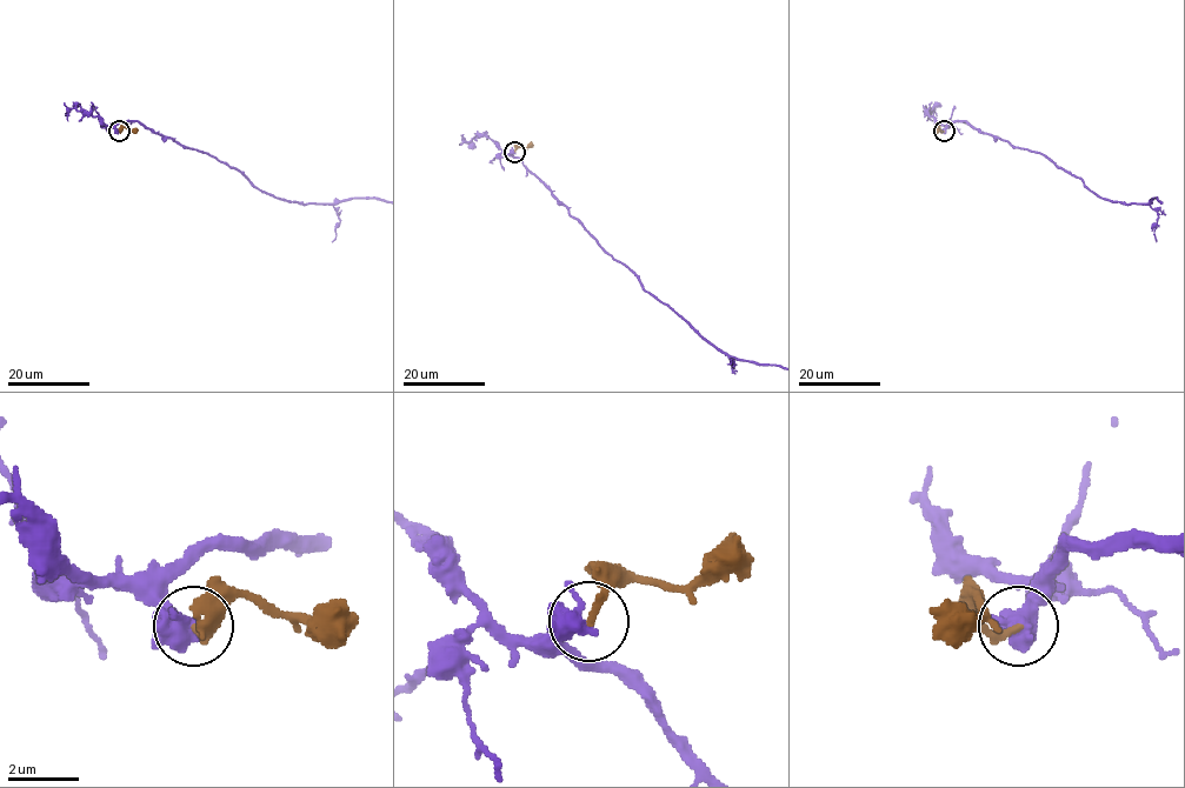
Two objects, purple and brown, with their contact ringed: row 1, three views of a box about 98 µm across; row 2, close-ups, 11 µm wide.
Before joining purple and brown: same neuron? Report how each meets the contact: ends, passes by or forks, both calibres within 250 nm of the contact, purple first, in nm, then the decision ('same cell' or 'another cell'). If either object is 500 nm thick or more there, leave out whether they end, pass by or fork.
500/200 nm | another cell

